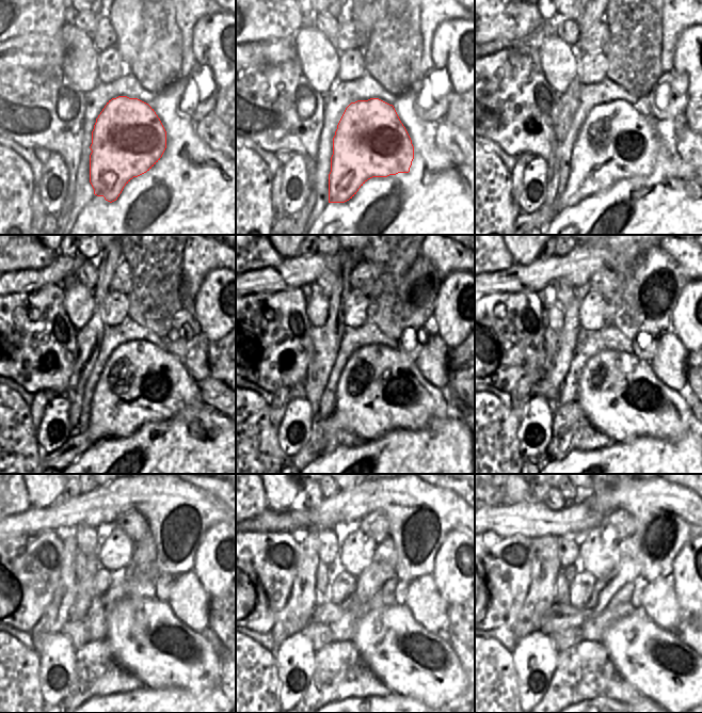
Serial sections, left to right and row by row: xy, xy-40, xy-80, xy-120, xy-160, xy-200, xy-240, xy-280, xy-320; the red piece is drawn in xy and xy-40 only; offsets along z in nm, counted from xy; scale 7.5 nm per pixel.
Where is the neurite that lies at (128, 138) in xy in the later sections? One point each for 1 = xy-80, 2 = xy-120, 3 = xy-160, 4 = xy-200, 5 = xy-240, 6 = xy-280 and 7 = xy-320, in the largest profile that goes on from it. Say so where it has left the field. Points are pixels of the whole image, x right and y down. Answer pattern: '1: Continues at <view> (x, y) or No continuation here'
1: Continues at xy-80 (616, 142)
2: Continues at xy-120 (141, 382)
3: Continues at xy-160 (380, 390)
4: Continues at xy-200 (620, 395)
5: Continues at xy-240 (145, 636)
6: Continues at xy-280 (410, 661)
7: Continues at xy-320 (656, 662)

